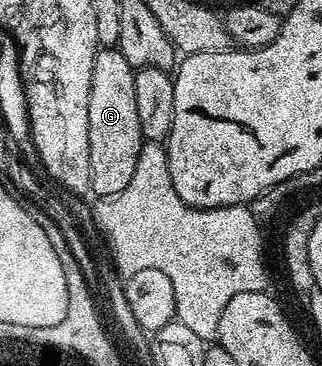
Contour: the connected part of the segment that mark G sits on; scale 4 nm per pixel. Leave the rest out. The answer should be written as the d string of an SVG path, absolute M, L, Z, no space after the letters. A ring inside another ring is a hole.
M101 47L95 57L95 65L91 69L91 93L87 101L87 141L89 142L89 160L91 161L91 192L94 196L102 195L108 201L114 195L123 193L127 185L131 185L131 176L135 173L135 165L139 165L141 152L141 130L139 129L139 113L135 106L135 68L123 57L117 47Z

